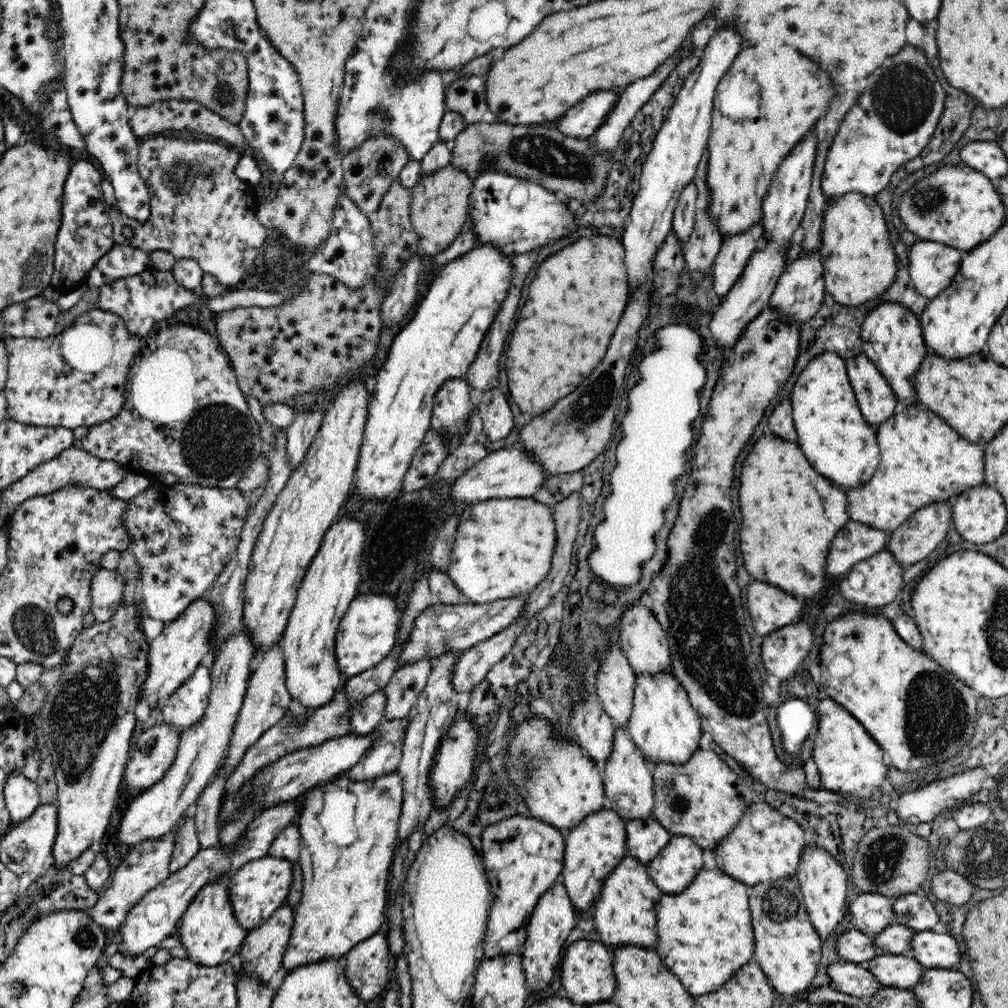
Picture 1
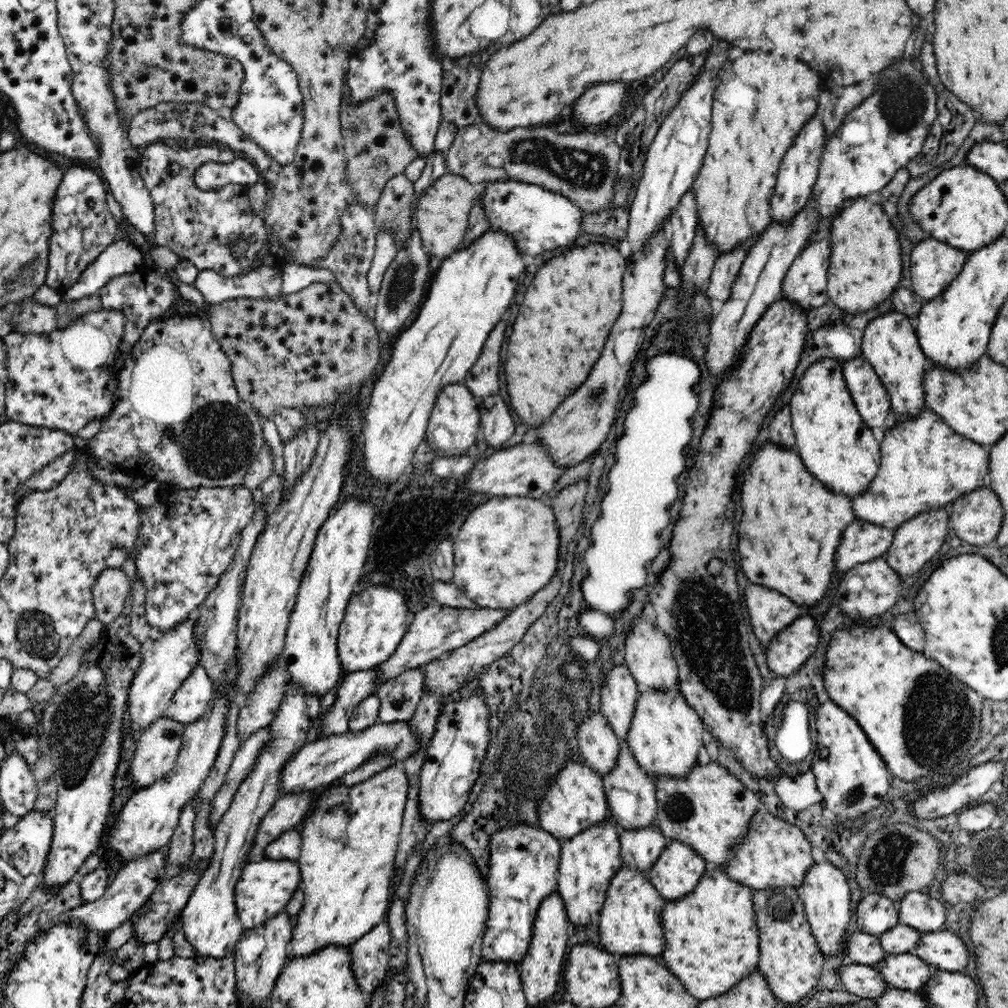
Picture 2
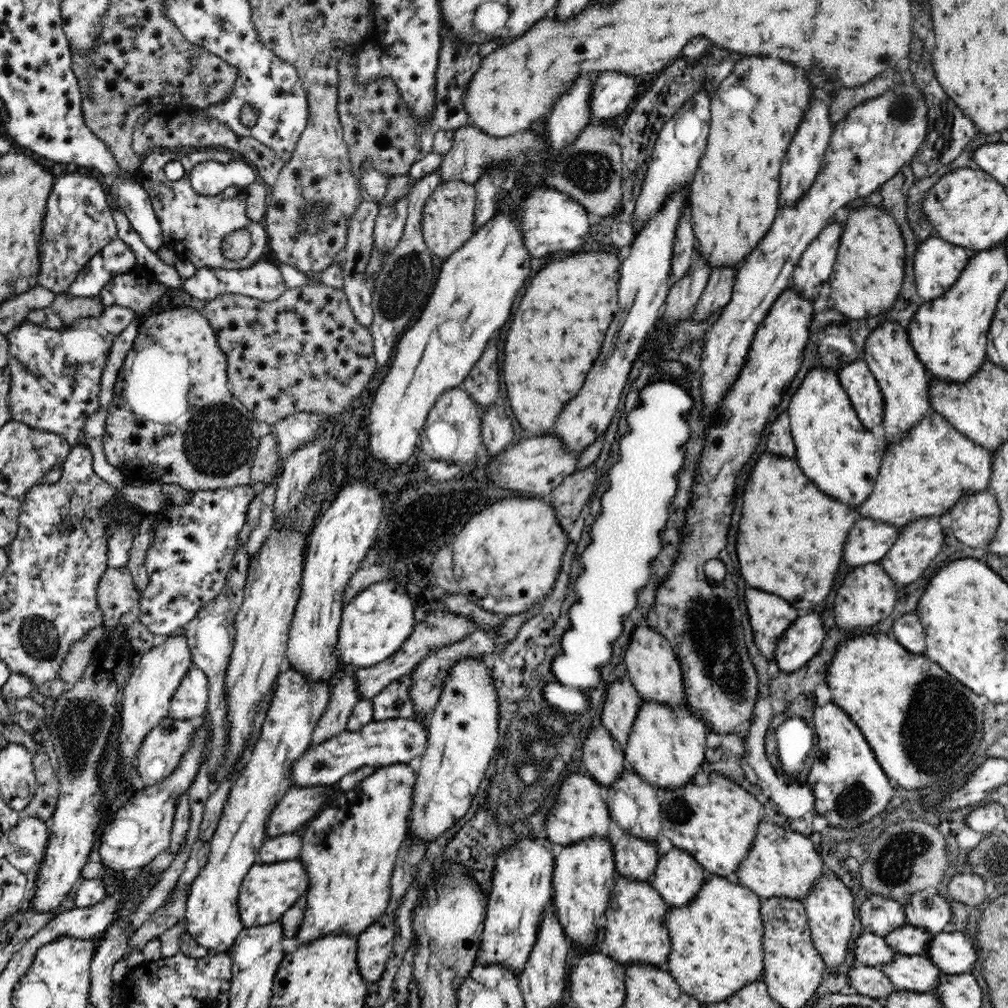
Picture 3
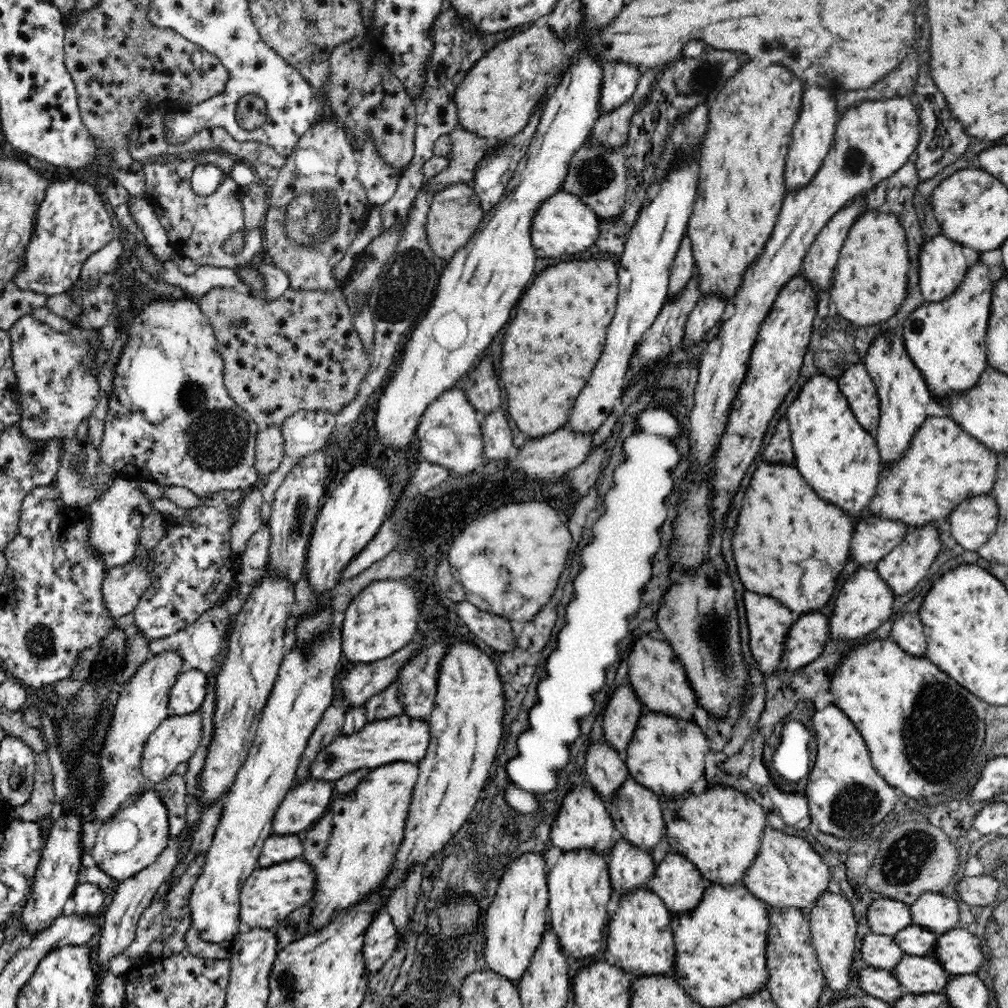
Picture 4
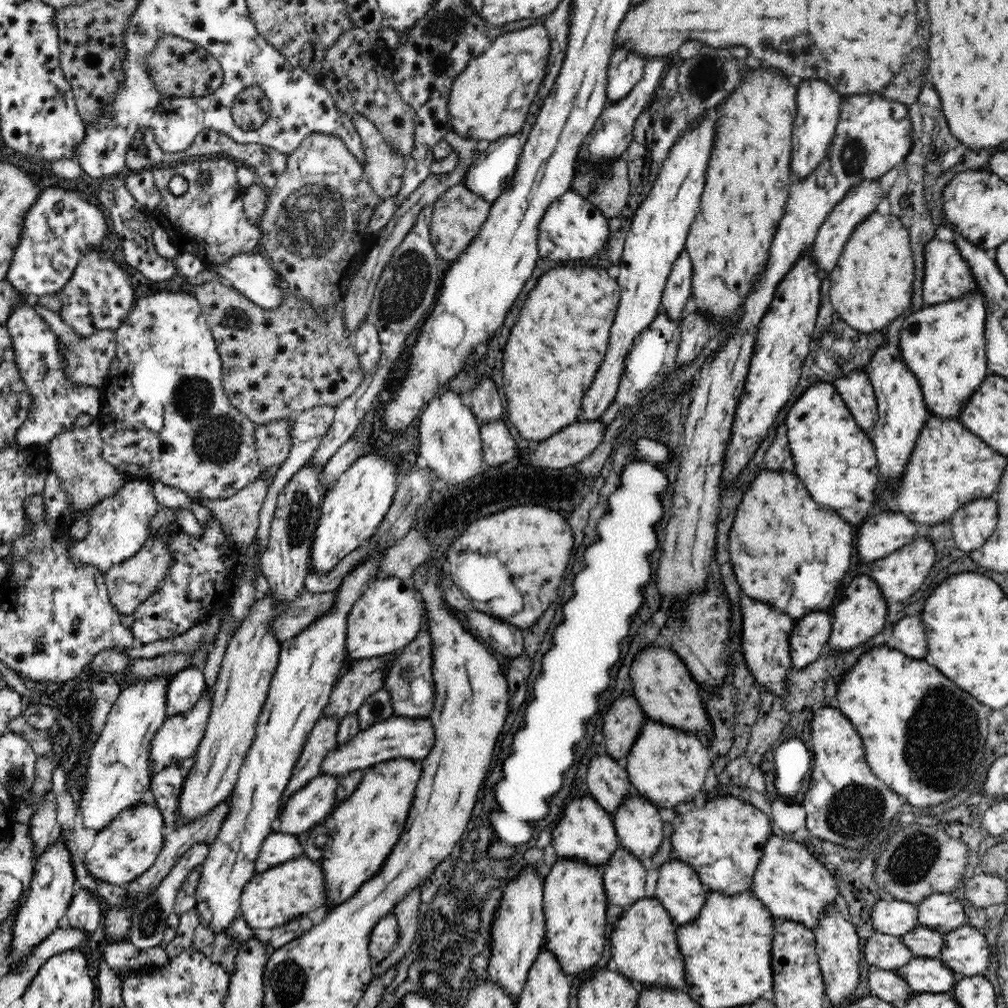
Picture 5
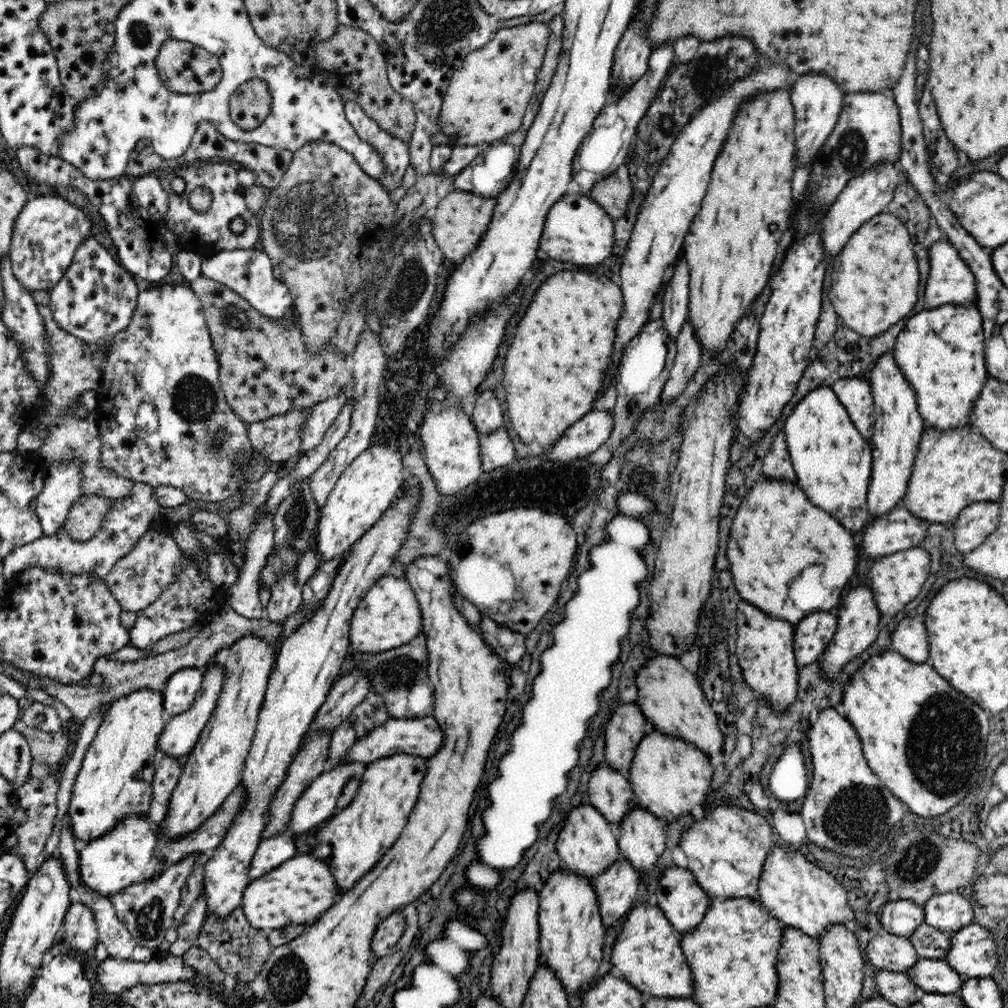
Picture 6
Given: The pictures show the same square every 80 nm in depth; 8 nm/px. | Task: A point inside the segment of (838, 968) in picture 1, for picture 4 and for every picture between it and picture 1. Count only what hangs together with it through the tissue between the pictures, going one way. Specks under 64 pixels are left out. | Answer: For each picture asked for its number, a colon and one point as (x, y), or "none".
2: (866, 982)
3: (870, 981)
4: (881, 983)

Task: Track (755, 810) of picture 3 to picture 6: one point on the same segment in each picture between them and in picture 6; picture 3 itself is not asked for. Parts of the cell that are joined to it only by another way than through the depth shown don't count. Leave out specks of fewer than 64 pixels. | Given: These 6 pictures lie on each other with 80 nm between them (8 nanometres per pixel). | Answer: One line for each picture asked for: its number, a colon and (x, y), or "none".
4: (720, 831)
5: (723, 842)
6: (726, 851)

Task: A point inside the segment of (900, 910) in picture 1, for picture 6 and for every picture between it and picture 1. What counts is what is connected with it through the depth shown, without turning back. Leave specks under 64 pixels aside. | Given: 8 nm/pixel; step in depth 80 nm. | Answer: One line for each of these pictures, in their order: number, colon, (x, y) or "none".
2: (918, 910)
3: (927, 910)
4: (937, 913)
5: (941, 912)
6: (948, 912)

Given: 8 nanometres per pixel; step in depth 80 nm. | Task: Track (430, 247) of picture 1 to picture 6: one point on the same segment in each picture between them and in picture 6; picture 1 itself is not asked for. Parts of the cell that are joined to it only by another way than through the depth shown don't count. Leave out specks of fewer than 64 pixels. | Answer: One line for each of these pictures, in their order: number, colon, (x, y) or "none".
2: (442, 213)
3: (449, 218)
4: (455, 214)
5: (458, 215)
6: (460, 219)

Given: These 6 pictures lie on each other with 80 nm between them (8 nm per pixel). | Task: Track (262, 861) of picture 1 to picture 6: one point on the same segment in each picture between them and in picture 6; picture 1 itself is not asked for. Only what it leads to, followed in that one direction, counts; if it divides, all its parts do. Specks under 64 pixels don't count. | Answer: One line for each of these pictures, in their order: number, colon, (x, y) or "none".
2: (266, 886)
3: (268, 890)
4: (269, 895)
5: (291, 890)
6: (300, 890)

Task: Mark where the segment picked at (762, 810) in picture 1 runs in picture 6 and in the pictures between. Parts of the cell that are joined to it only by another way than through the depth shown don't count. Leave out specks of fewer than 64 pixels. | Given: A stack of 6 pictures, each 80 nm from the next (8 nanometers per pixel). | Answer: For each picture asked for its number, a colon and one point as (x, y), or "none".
2: (773, 854)
3: (782, 864)
4: (787, 873)
5: (790, 881)
6: (793, 889)

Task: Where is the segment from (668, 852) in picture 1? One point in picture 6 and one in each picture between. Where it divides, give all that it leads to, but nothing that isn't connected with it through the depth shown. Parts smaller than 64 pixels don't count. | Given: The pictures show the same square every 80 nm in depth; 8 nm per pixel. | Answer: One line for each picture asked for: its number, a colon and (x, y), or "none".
2: (678, 870)
3: (678, 877)
4: (677, 882)
5: (679, 889)
6: (680, 898)

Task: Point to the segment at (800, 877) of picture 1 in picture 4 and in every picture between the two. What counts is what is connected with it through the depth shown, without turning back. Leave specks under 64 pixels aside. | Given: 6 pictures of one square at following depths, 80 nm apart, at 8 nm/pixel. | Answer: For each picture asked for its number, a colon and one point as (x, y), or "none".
2: (826, 895)
3: (830, 910)
4: (833, 926)

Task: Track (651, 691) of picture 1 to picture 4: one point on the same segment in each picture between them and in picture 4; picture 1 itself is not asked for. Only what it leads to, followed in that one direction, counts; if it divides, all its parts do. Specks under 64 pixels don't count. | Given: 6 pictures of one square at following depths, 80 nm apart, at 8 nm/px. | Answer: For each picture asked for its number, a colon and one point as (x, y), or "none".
2: (665, 736)
3: (666, 747)
4: (666, 755)

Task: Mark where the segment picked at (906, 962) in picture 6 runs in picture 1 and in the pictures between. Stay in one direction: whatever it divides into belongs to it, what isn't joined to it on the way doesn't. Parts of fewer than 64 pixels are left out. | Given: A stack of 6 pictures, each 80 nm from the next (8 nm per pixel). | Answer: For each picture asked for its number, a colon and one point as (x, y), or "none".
1: (855, 947)
2: (862, 948)
3: (872, 950)
4: (880, 951)
5: (883, 951)

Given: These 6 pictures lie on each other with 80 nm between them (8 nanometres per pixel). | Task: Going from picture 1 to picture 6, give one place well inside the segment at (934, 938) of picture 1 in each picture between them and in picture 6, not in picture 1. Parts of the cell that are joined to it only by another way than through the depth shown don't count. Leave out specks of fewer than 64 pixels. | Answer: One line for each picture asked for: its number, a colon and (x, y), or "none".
2: (943, 950)
3: (951, 951)
4: (958, 951)
5: (965, 951)
6: (973, 953)

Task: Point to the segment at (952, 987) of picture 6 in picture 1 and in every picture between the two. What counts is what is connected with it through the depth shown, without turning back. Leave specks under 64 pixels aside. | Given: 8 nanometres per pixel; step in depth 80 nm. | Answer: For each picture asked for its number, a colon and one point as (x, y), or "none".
1: (902, 971)
2: (906, 971)
3: (917, 973)
4: (917, 974)
5: (923, 975)

